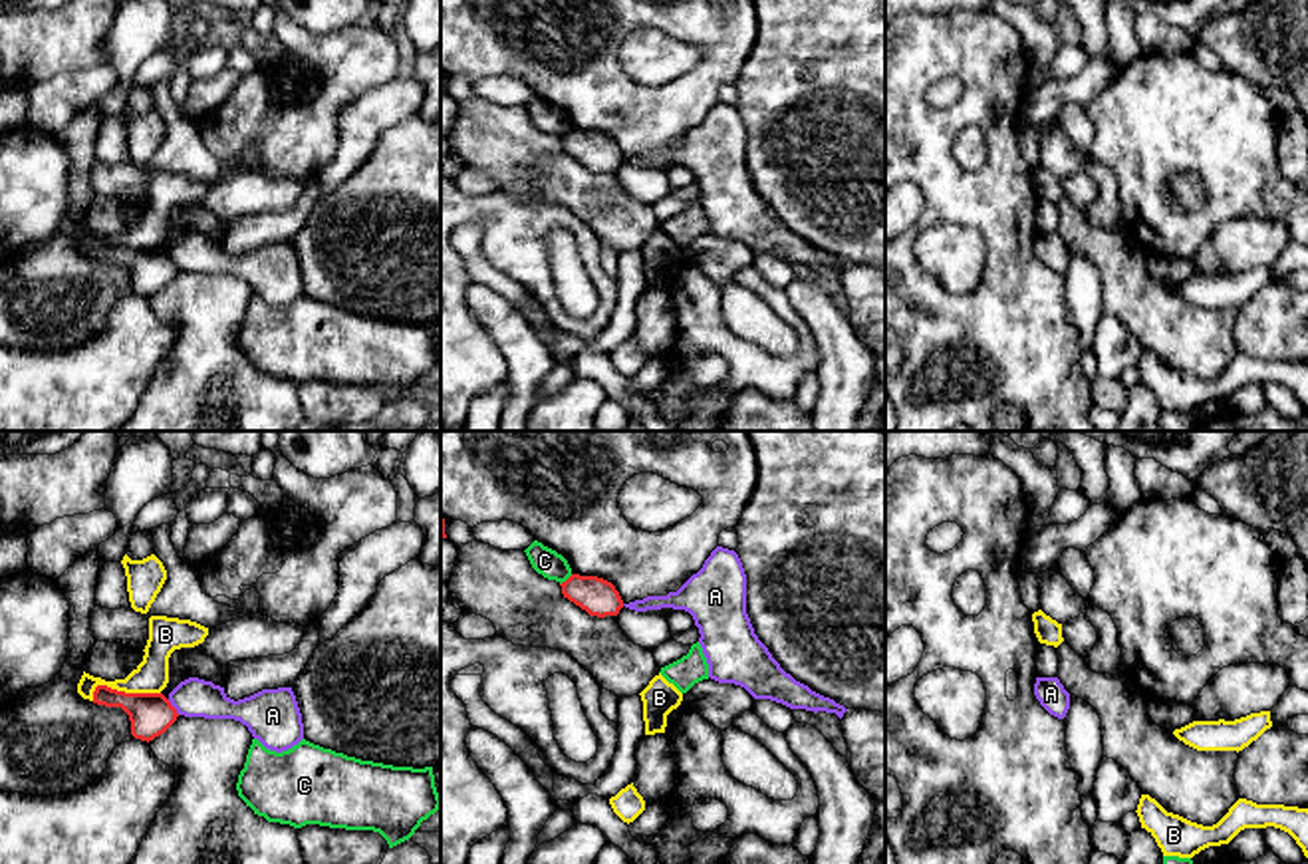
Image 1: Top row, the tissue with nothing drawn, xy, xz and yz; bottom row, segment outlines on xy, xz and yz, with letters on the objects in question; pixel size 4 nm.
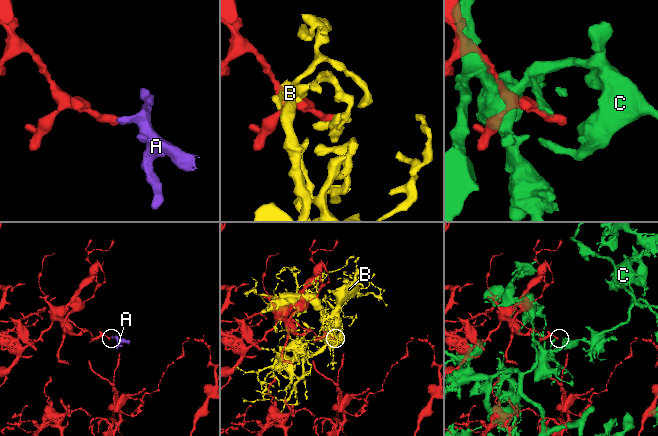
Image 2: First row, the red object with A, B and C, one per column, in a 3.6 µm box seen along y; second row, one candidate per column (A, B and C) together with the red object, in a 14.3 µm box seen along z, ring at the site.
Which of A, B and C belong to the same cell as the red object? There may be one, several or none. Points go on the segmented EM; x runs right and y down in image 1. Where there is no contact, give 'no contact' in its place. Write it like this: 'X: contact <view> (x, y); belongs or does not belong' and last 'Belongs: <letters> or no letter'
A: contact xy (173, 708); does not belong
B: contact xy (122, 692); does not belong
C: contact xz (568, 578); does not belong
Belongs: no letter

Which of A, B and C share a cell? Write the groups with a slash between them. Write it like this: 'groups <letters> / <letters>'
groups A / B / C

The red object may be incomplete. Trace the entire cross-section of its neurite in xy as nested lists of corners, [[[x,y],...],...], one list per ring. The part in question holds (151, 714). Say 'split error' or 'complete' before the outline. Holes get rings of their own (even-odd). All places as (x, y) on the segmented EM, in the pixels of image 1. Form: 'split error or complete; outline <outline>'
complete; outline [[[97,685],[93,703],[121,707],[129,715],[131,735],[147,743],[163,735],[179,717],[163,693],[125,693]]]

